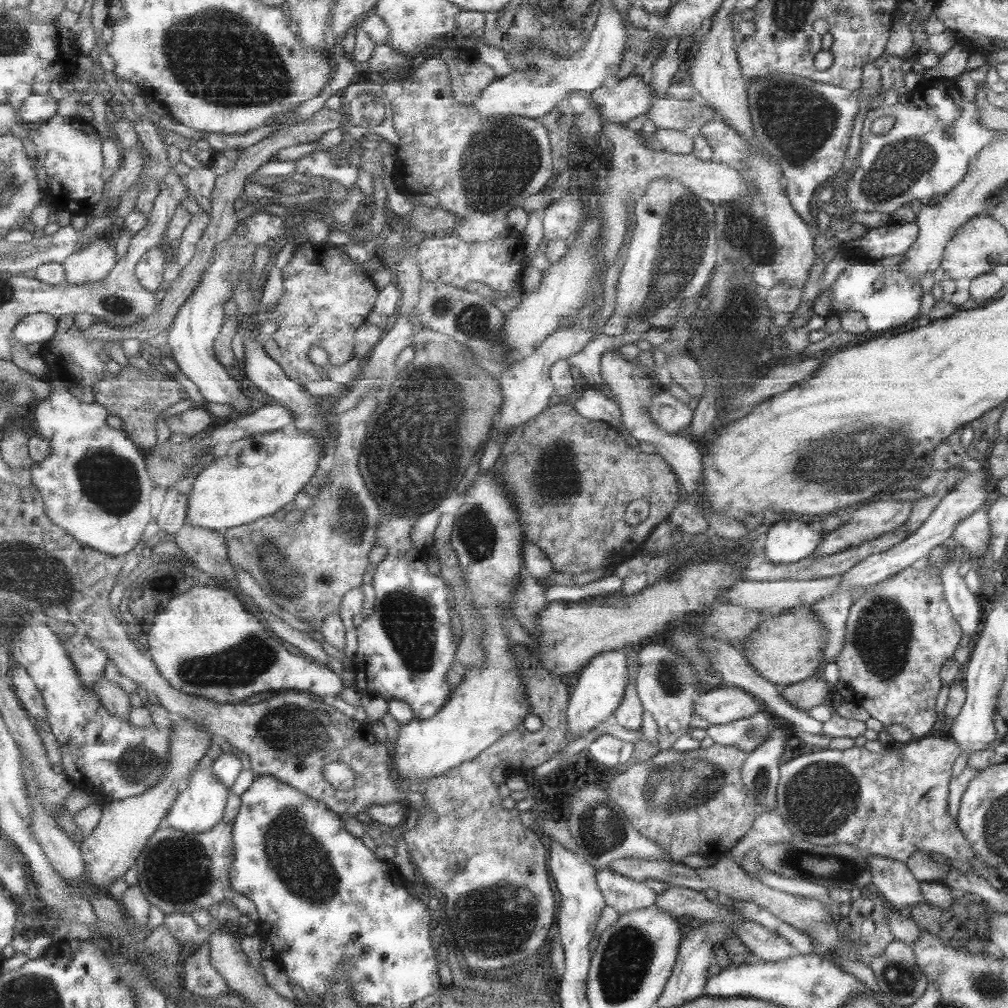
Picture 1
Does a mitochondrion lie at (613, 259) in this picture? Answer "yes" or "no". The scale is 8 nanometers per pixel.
no

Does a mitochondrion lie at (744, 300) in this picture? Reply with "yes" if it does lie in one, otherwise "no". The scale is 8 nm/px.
yes

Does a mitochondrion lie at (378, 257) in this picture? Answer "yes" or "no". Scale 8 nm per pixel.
no

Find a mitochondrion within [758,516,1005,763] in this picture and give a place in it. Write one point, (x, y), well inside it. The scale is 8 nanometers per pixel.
(883, 632)

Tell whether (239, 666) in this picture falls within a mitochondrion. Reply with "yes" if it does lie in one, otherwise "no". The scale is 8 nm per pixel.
yes

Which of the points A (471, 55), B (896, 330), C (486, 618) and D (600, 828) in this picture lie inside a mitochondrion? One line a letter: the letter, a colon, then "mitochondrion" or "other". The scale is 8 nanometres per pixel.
A: other
B: other
C: other
D: mitochondrion

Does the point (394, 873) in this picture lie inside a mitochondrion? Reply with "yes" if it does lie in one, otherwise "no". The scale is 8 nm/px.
no

